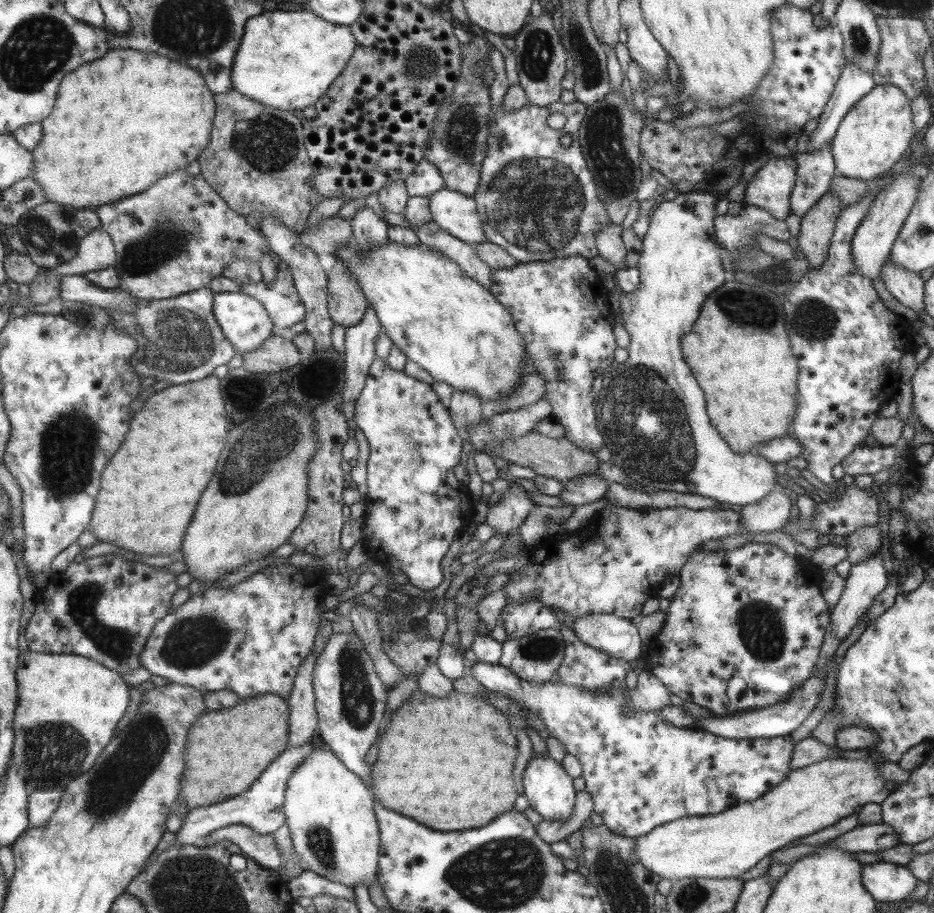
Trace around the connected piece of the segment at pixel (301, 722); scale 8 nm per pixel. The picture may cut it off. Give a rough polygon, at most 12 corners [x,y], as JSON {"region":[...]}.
{"region":[[315,653],[301,661],[286,700],[289,741],[299,746],[316,733],[312,691]]}

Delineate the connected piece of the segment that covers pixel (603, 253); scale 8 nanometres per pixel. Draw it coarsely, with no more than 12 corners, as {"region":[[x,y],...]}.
{"region":[[604,224],[594,234],[598,255],[616,271],[626,268],[621,224]]}

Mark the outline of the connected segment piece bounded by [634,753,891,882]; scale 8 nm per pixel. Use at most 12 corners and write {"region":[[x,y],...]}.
{"region":[[868,759],[789,771],[763,797],[634,838],[671,882],[738,878],[889,796]]}

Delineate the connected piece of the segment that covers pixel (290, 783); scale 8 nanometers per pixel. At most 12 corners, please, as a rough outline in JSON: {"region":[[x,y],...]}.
{"region":[[321,743],[282,809],[306,870],[377,879],[371,792]]}

